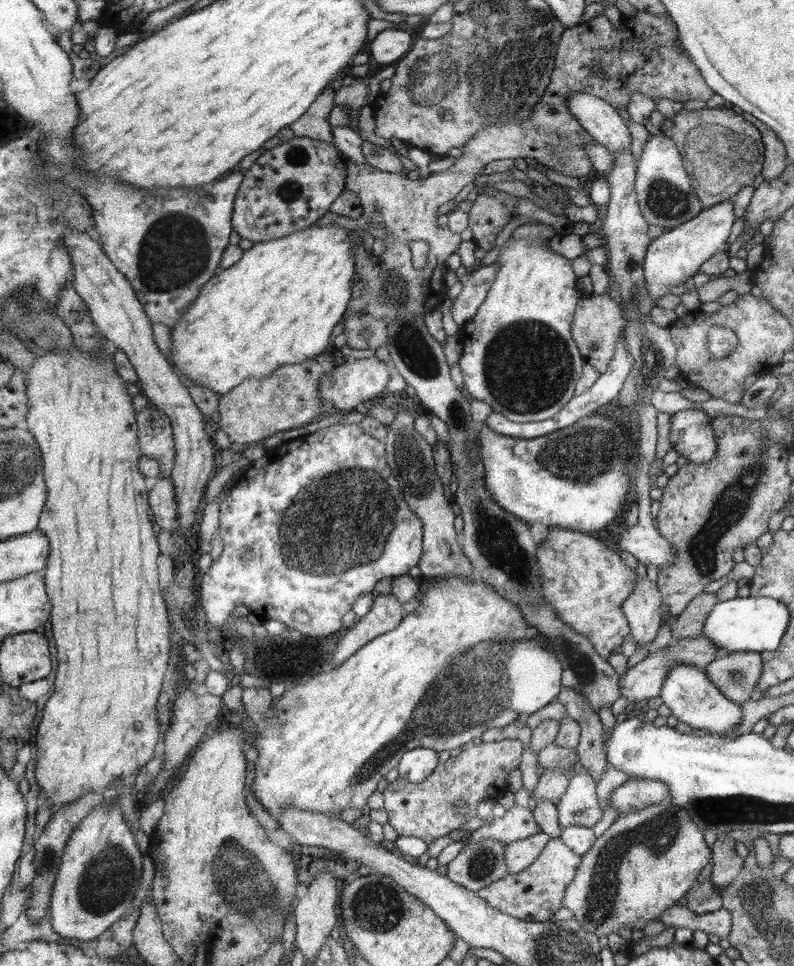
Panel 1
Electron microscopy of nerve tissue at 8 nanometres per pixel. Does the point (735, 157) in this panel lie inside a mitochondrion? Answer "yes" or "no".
yes

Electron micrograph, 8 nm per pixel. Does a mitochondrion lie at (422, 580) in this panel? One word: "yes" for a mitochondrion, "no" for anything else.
no

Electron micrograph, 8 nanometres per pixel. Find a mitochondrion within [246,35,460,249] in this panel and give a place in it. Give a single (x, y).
(289, 189)

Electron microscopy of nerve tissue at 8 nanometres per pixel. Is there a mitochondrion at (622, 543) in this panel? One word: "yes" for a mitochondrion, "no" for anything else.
no

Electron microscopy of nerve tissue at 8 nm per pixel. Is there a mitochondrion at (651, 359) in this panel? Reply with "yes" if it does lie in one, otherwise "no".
yes

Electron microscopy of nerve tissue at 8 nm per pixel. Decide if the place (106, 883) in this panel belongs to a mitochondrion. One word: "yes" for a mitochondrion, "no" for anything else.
yes

